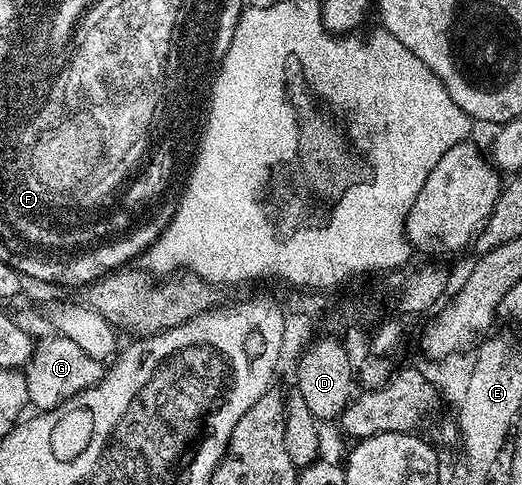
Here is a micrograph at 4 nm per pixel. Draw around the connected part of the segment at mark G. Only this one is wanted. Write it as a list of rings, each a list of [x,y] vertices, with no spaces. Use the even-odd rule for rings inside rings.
[[[65,337],[57,338],[46,339],[43,343],[39,342],[34,348],[29,363],[24,368],[28,381],[30,407],[39,412],[54,411],[61,407],[74,395],[87,391],[89,387],[95,387],[104,374],[103,364],[88,357],[84,353],[84,349],[80,349],[80,345],[76,345],[76,341]]]

